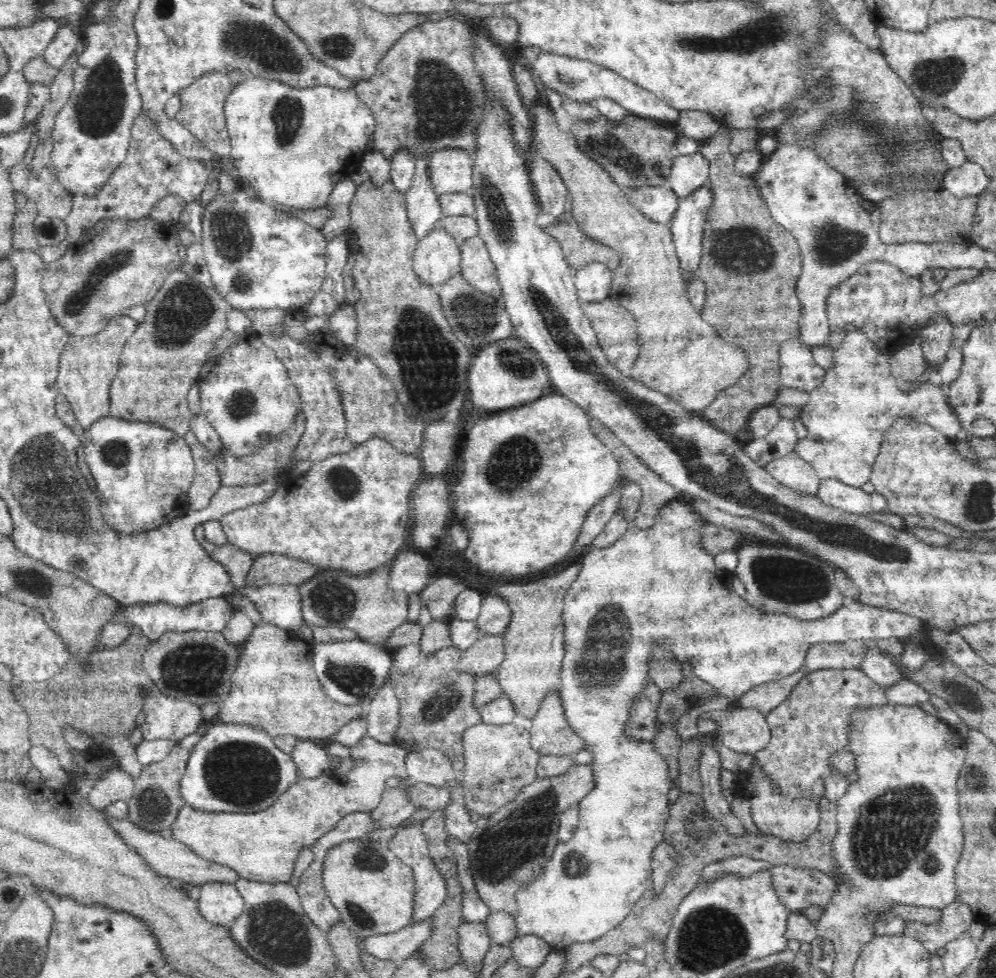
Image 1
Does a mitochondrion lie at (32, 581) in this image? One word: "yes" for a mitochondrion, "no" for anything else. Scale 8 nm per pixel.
yes

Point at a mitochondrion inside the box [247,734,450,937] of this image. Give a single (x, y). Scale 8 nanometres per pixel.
(369, 857)

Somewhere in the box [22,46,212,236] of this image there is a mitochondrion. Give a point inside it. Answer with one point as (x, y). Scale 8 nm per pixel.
(99, 109)

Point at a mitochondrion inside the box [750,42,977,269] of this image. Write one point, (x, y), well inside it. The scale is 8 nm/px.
(935, 77)

